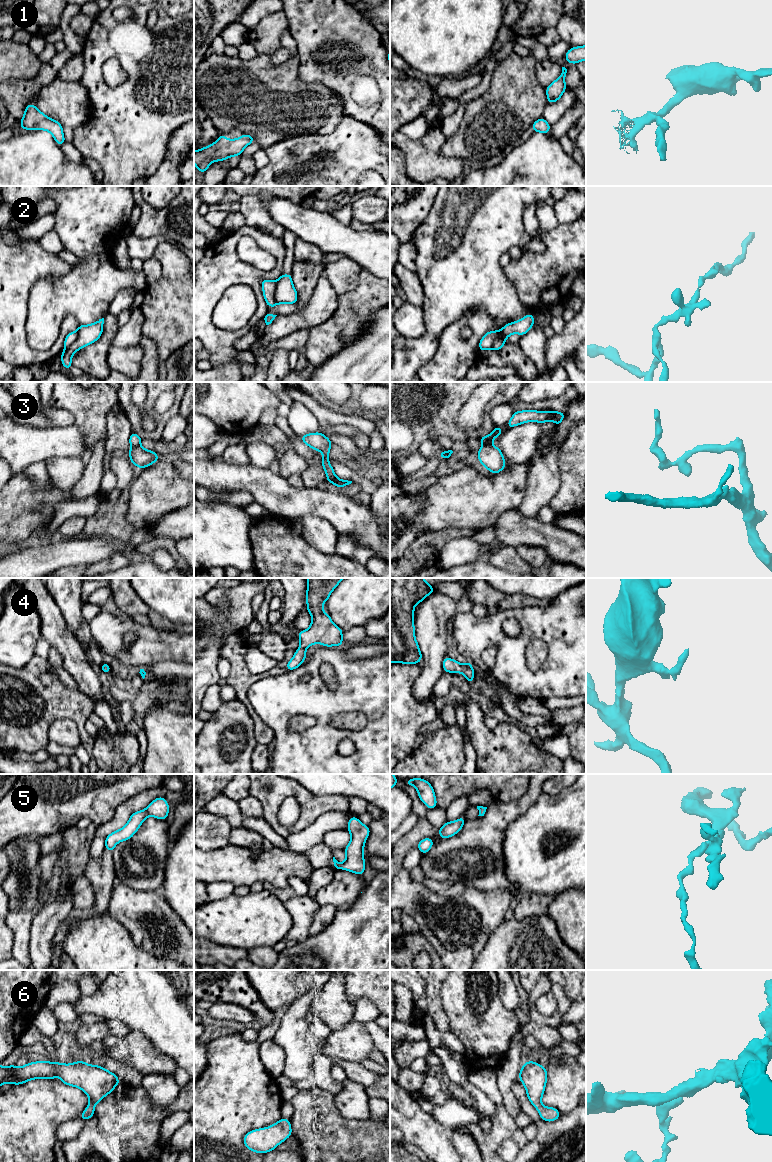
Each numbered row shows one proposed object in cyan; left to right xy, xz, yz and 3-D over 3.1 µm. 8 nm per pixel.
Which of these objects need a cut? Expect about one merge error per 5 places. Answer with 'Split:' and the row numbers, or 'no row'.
Split: 2, 3

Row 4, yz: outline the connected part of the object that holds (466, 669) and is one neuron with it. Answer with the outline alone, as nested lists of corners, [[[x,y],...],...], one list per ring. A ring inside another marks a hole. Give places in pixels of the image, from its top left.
[[[446,656],[442,662],[442,666],[444,672],[450,672],[452,674],[461,672],[465,676],[466,681],[472,684],[475,672],[472,668],[471,662],[467,661],[465,664],[461,665],[458,661],[452,660],[448,656]]]

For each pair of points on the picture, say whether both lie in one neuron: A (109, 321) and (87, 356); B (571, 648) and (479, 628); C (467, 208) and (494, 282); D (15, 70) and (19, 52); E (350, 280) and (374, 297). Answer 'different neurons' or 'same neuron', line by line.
A: same neuron
B: same neuron
C: same neuron
D: same neuron
E: different neurons

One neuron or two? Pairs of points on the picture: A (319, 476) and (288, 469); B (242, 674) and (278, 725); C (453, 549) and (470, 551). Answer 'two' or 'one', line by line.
A: two
B: two
C: one

